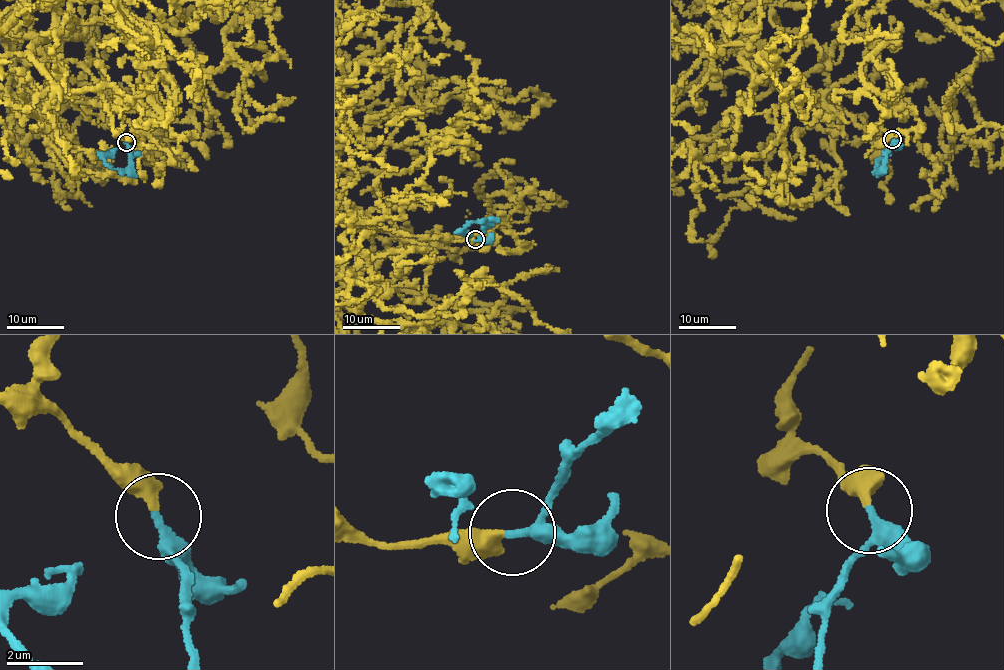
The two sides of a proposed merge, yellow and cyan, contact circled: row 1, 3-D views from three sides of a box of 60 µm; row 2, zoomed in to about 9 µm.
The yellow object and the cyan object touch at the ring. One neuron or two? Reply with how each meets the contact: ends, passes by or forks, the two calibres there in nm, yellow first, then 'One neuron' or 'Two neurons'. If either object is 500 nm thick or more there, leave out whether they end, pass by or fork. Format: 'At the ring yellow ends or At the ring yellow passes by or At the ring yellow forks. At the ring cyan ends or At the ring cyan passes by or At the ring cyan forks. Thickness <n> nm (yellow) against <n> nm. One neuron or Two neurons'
At the ring yellow ends. At the ring cyan passes by. Thickness 400 nm (yellow) against 220 nm. One neuron

